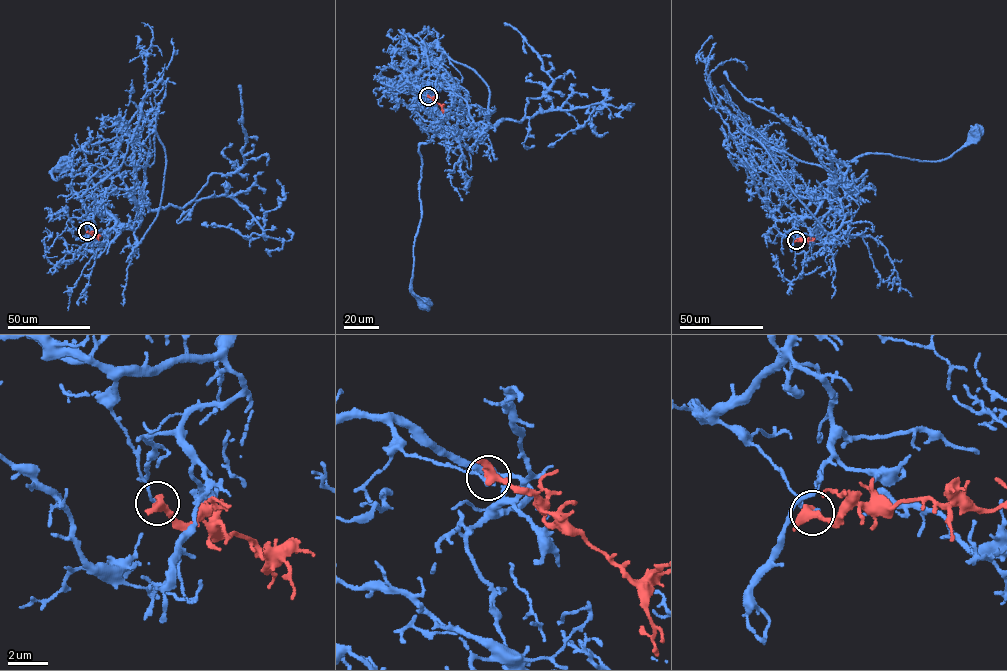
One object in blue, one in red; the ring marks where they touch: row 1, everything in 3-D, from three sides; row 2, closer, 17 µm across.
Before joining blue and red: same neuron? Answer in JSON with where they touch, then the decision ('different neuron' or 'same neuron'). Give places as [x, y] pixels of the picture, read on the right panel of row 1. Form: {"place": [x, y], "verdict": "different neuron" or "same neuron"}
{"place": [796, 240], "verdict": "different neuron"}

